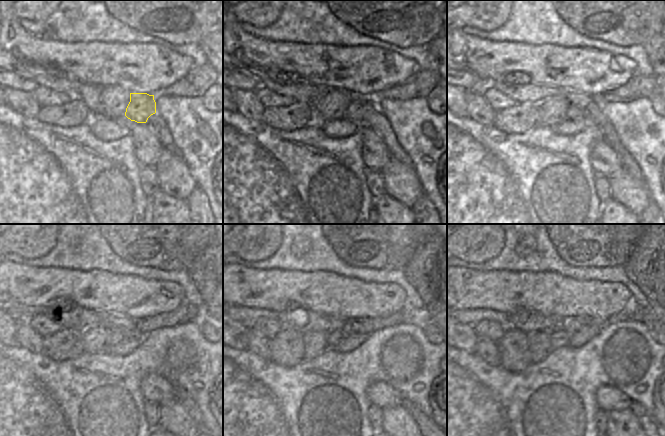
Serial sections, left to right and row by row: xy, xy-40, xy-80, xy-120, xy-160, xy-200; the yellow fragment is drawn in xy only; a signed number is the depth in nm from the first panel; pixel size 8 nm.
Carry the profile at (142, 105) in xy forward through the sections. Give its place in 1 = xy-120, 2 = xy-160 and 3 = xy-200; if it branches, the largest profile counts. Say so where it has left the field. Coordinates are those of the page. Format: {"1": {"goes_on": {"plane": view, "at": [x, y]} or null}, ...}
{"1": {"goes_on": {"plane": "xy-120", "at": [115, 336]}}, "2": {"goes_on": {"plane": "xy-160", "at": [335, 338]}}, "3": {"goes_on": {"plane": "xy-200", "at": [558, 338]}}}

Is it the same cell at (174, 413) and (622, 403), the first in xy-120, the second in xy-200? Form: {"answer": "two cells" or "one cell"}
{"answer": "two cells"}

